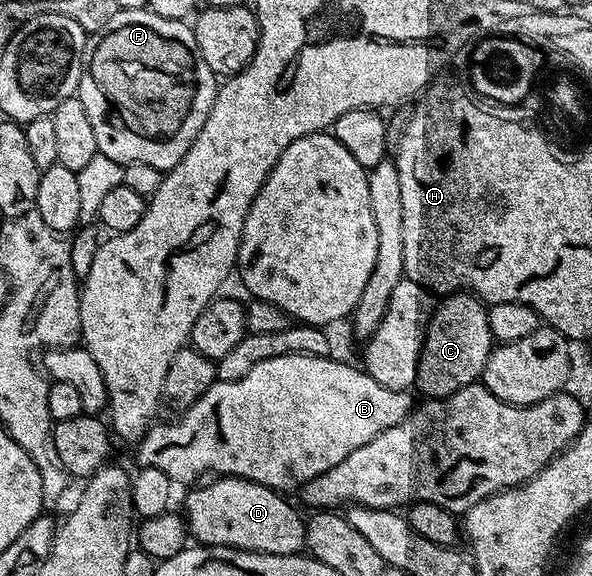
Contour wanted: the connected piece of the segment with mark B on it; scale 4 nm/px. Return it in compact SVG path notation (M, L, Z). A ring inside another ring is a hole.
M283 356L258 362L246 378L238 382L225 380L214 383L194 406L187 408L177 424L153 423L139 441L140 453L136 464L142 468L162 470L177 485L192 486L201 479L203 472L217 477L236 476L240 480L252 480L267 488L299 489L307 480L322 475L338 466L342 458L354 454L358 446L366 446L382 430L398 426L414 407L412 392L395 392L382 386L363 367L354 368L328 356Z

